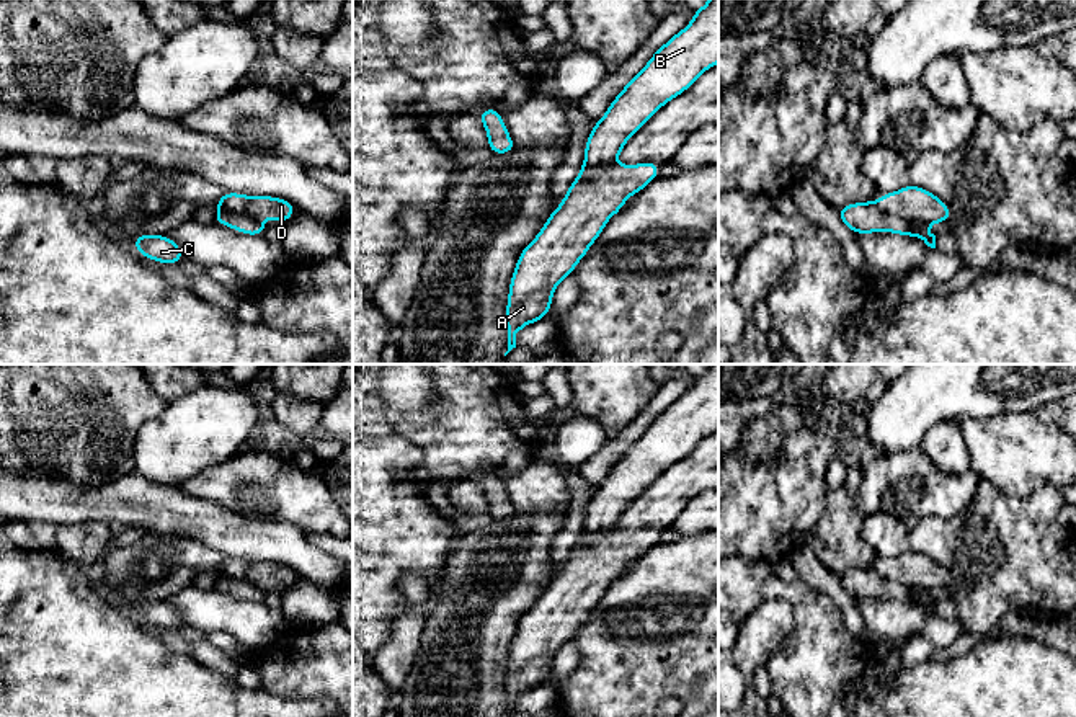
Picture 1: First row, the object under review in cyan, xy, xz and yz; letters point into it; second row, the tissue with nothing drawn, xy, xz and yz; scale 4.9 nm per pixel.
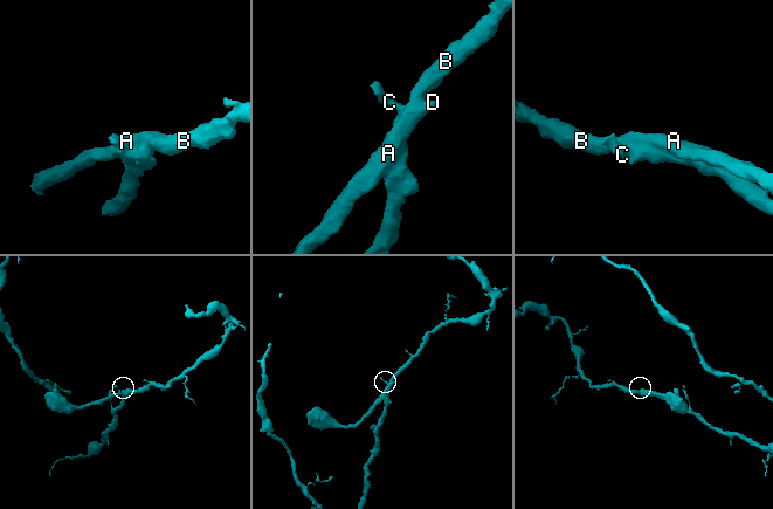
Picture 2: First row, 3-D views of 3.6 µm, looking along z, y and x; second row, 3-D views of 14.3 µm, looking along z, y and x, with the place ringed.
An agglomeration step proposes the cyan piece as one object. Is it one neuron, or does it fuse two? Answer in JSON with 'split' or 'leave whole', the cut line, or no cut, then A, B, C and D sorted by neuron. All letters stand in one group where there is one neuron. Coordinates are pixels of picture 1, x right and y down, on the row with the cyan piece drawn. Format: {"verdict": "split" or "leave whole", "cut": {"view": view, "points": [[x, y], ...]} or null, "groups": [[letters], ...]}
{"verdict": "split", "cut": {"view": "xz", "points": [[613, 162], [604, 164], [593, 177], [578, 178]]}, "groups": [["A", "D"], ["B", "C"]]}

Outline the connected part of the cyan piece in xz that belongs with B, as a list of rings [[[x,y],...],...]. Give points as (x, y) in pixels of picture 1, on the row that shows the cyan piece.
[[[709,0],[694,10],[692,21],[651,56],[594,122],[578,178],[594,178],[602,165],[614,163],[627,140],[661,106],[684,93],[717,62],[718,0]]]

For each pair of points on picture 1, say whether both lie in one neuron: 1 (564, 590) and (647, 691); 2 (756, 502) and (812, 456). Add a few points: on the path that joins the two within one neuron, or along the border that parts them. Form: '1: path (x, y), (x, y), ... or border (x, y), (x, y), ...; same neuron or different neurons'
1: border (609, 585), (570, 639); different neurons
2: path (769, 498), (799, 469); same neuron

